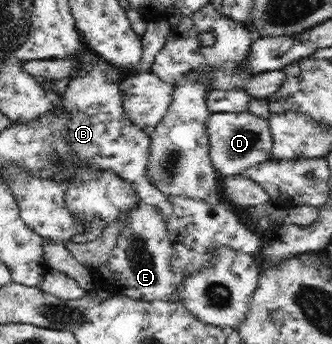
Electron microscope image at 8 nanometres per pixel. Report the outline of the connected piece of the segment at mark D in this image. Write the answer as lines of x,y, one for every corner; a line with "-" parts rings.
250,111
211,113
207,123
210,157
215,171
223,178
235,176
245,167
259,164
271,157
274,136
267,119

